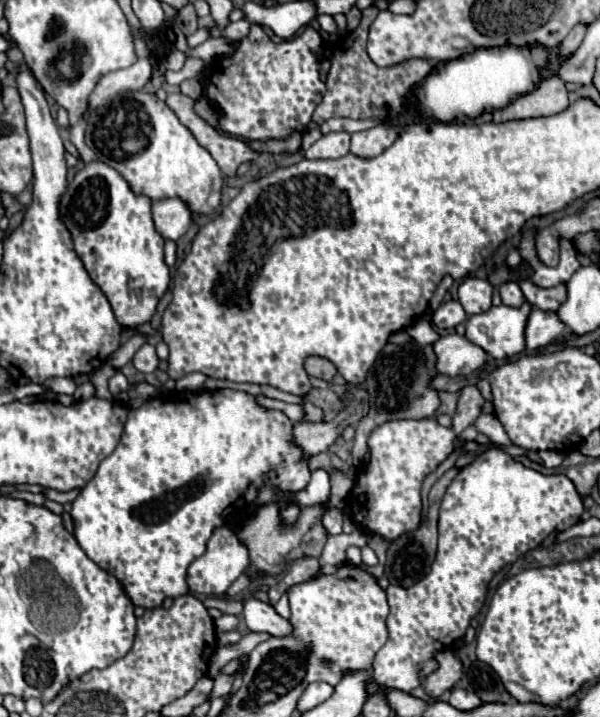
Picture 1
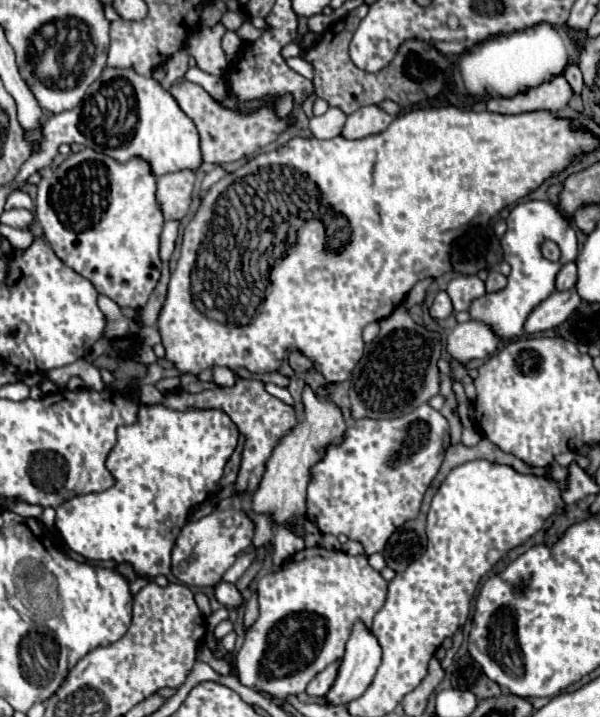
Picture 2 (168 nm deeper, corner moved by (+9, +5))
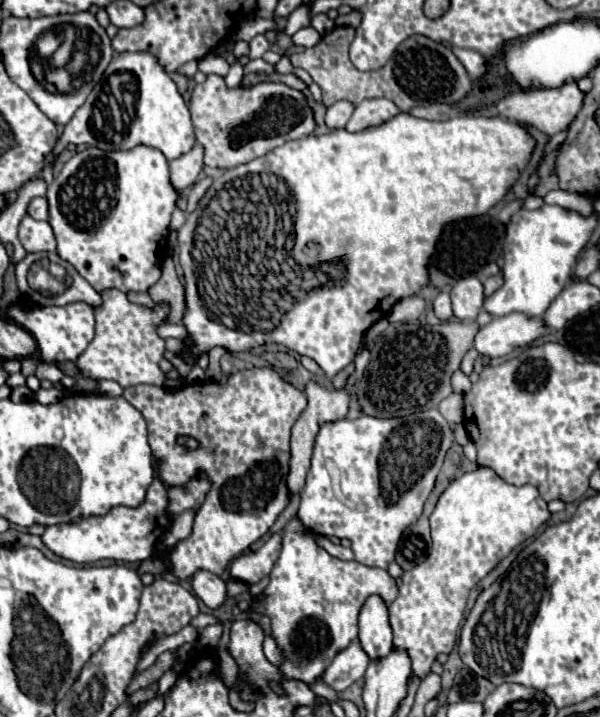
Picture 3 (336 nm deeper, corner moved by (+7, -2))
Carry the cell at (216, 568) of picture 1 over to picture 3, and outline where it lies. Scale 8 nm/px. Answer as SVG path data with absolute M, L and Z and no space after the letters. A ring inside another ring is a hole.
M250 368L232 374L226 382L194 382L176 392L164 390L162 386L130 386L124 390L124 398L142 412L148 422L148 442L152 454L162 460L160 478L166 486L178 486L194 474L206 472L212 480L212 488L206 496L206 502L200 506L192 536L178 542L170 552L170 566L172 574L182 580L190 582L196 570L210 570L212 574L222 576L228 564L240 556L244 550L250 548L258 538L262 538L270 526L274 524L276 516L284 510L290 500L286 490L286 474L288 474L288 460L290 460L290 430L304 412L306 396L296 390L292 384L284 382L274 368ZM176 436L194 436L202 448L198 450L184 450L176 444Z

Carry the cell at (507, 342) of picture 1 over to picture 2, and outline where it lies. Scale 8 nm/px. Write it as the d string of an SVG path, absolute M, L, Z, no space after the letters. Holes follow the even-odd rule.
M524 201L524 203L514 205L506 223L508 223L508 229L500 243L502 243L504 259L512 267L512 271L508 275L508 285L500 291L478 297L470 305L470 315L472 315L472 319L490 323L500 337L510 339L510 337L520 335L530 311L556 291L558 271L568 261L574 261L578 255L578 239L576 239L576 231L570 225L570 221L548 201ZM546 239L554 241L560 247L560 259L556 263L548 261L542 255L542 243Z

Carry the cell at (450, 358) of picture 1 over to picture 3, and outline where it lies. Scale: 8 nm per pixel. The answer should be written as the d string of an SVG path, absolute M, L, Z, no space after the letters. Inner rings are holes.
M508 314L494 318L490 324L478 330L474 348L484 358L500 358L514 348L524 348L546 332L540 318L528 318L524 314Z

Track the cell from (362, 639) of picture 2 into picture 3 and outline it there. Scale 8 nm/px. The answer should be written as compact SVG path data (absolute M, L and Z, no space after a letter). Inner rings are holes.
M370 596L360 610L358 640L370 660L384 658L392 650L392 630L388 624L388 608L378 596Z

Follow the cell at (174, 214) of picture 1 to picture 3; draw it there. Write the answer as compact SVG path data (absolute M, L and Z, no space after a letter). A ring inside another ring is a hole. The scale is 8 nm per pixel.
M196 144L188 154L170 162L170 182L178 194L182 194L184 190L188 190L196 184L196 180L202 172L202 166L204 166L202 154L204 154L202 146Z

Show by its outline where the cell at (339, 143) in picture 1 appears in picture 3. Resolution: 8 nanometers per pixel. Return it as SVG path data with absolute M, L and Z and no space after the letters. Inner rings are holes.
M340 100L336 104L332 104L328 110L326 110L326 126L332 128L332 130L338 130L338 128L344 128L348 118L352 116L352 110L354 106L346 100Z

